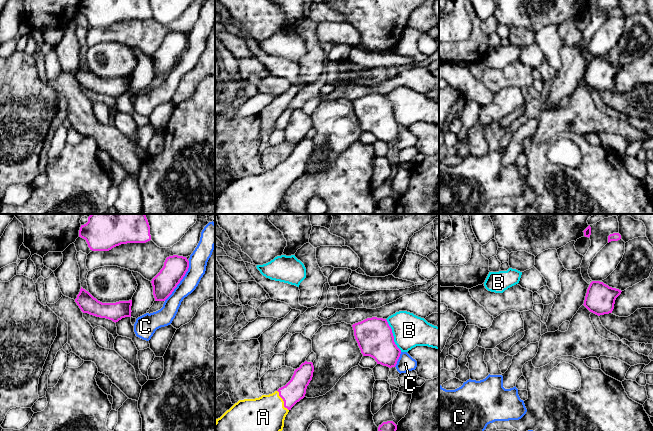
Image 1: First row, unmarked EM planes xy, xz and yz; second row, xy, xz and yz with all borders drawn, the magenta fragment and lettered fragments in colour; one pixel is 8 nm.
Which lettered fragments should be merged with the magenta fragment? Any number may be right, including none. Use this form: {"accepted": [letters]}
{"accepted": ["A"]}

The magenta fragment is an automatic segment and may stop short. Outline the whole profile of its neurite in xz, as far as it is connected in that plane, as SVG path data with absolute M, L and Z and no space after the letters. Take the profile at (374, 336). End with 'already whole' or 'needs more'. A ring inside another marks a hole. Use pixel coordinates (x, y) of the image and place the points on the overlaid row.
M367 318L352 327L363 356L370 356L377 364L389 368L396 366L401 350L394 342L392 329L386 319Z | already whole

